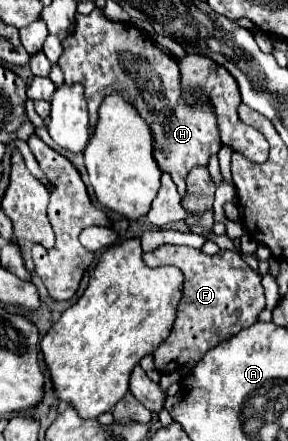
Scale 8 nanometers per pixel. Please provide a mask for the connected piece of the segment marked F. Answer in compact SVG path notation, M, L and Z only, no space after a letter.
M161 245L159 249L143 255L149 267L177 265L185 273L183 301L169 337L155 351L155 365L163 373L175 371L179 365L199 361L207 349L217 345L225 337L233 337L245 327L257 323L257 315L265 309L265 295L261 275L255 273L239 253L219 251L217 255L205 255L201 249Z

